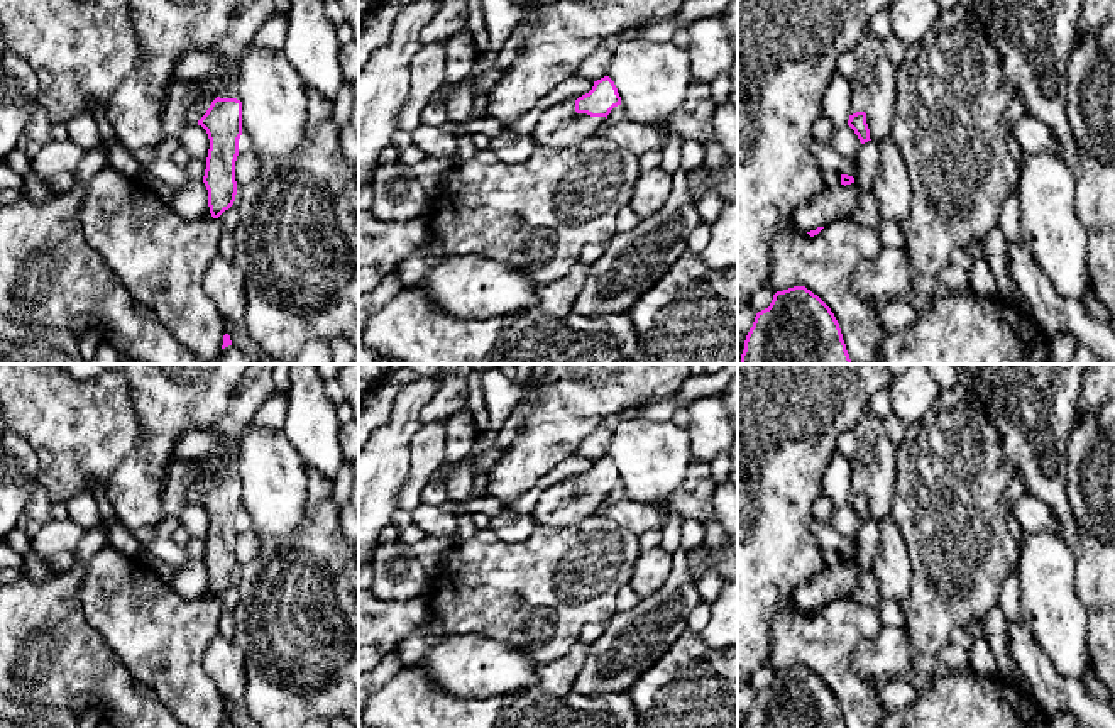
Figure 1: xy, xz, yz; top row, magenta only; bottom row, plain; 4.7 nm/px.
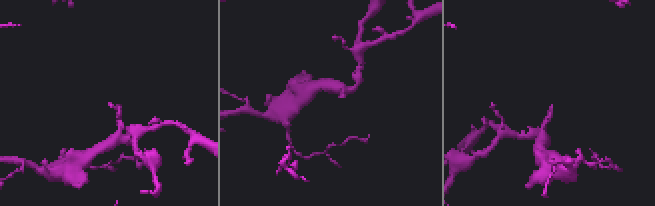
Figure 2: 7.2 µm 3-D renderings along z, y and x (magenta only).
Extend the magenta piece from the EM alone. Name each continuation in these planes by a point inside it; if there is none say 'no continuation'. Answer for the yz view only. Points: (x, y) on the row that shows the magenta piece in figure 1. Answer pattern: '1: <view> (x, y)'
1: yz (873, 88)

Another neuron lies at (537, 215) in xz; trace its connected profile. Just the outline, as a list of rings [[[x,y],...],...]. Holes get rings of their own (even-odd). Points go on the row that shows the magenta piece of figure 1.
[[[599,134],[567,149],[536,147],[530,159],[518,164],[503,163],[491,149],[477,151],[472,159],[448,171],[438,195],[430,200],[428,232],[440,239],[447,256],[494,259],[541,288],[565,278],[579,264],[587,244],[607,244],[612,239],[618,213],[629,205],[640,174],[638,156]]]

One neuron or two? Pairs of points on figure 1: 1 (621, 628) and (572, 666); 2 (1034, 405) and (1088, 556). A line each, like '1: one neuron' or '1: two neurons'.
1: two neurons
2: one neuron

